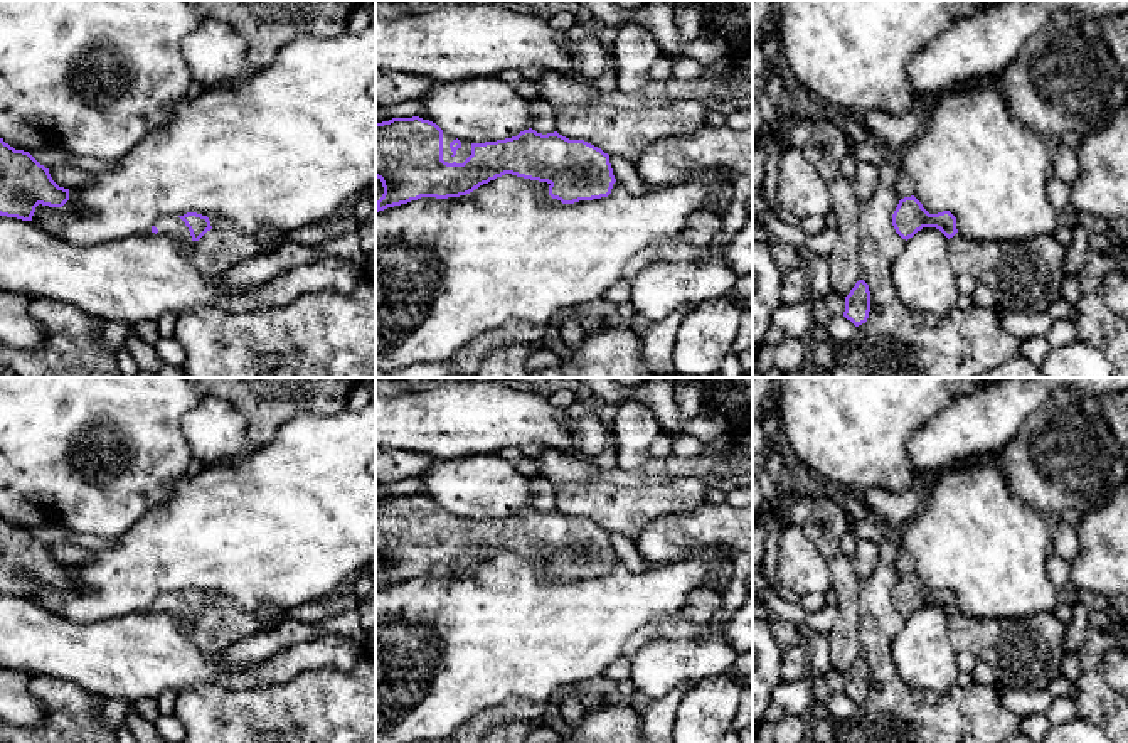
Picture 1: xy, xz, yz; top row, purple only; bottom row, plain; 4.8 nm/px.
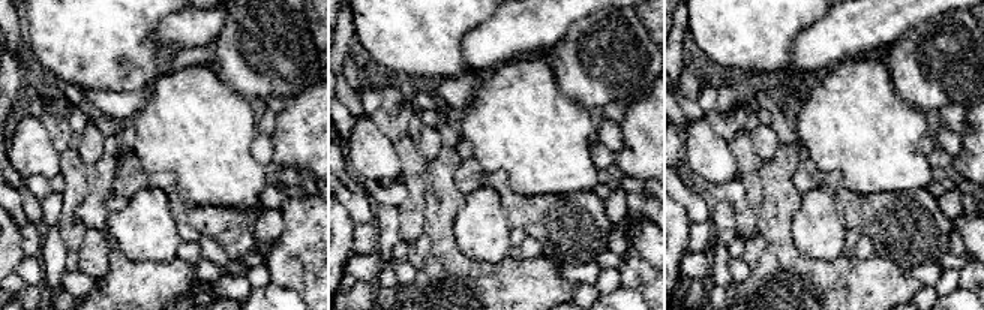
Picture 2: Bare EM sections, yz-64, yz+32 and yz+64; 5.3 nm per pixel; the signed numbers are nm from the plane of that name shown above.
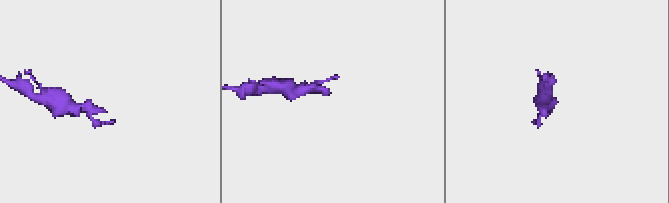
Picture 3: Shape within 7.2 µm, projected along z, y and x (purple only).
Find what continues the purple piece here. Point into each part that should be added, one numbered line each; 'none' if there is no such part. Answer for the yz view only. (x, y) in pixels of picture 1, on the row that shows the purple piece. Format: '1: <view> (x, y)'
1: yz (1026, 277)

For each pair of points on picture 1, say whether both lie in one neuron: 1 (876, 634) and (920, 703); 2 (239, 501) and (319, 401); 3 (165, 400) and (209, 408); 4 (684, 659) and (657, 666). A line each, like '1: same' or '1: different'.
1: same
2: different
3: different
4: same

